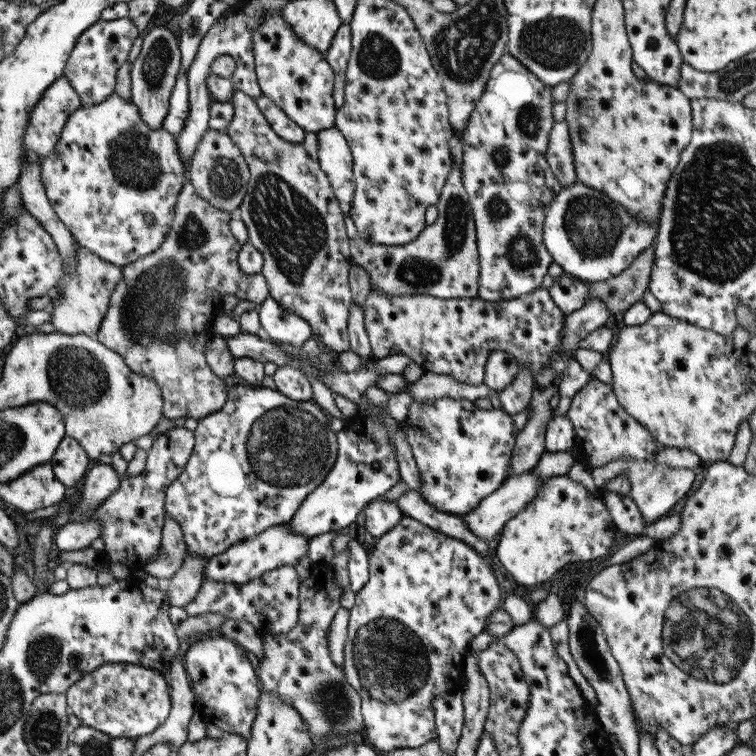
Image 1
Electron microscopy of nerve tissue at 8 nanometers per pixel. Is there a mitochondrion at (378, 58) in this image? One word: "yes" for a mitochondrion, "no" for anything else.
yes

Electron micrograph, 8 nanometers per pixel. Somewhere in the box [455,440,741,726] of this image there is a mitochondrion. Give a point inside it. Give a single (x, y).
(589, 649)

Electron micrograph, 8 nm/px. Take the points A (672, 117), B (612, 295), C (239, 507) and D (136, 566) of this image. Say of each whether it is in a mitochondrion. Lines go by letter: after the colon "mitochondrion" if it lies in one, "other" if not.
A: other
B: other
C: other
D: other

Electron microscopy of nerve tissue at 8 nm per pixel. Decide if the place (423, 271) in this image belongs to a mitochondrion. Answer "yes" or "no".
yes

